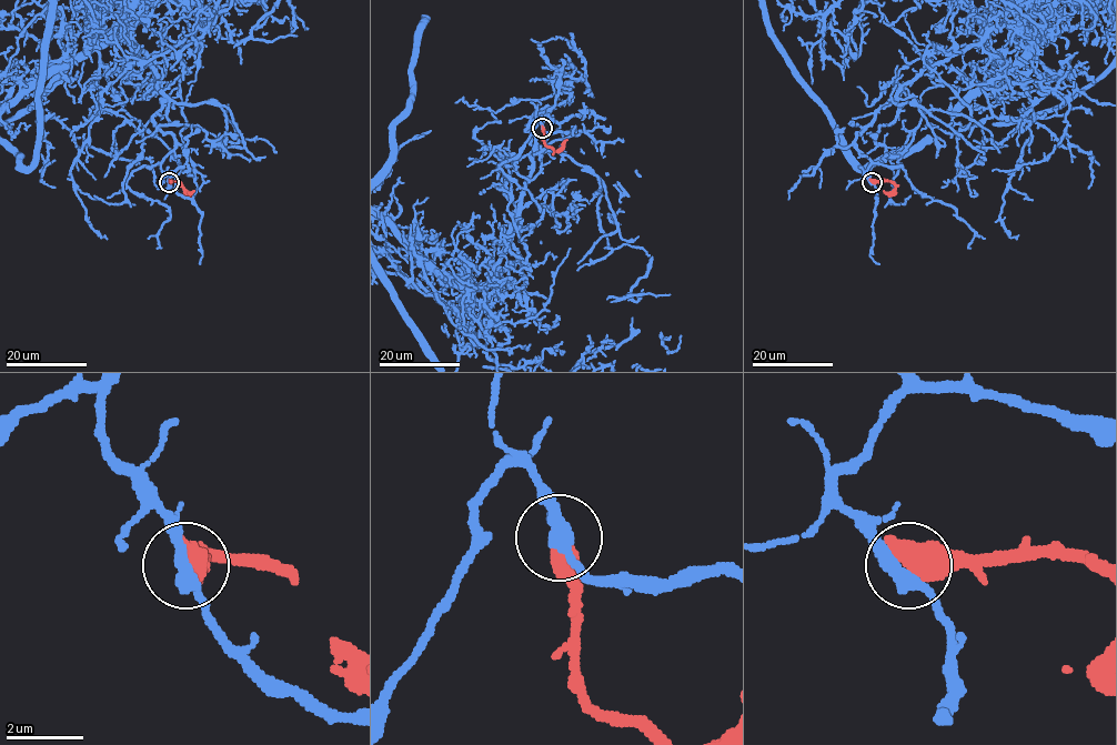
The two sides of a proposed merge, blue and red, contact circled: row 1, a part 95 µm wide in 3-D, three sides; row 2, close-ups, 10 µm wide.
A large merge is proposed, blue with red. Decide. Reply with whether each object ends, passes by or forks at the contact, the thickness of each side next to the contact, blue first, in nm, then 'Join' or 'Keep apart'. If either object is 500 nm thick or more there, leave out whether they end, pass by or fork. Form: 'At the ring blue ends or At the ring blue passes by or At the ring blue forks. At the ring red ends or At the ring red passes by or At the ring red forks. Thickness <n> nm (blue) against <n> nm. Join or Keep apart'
Thickness 360 nm (blue) against 650 nm. Keep apart

